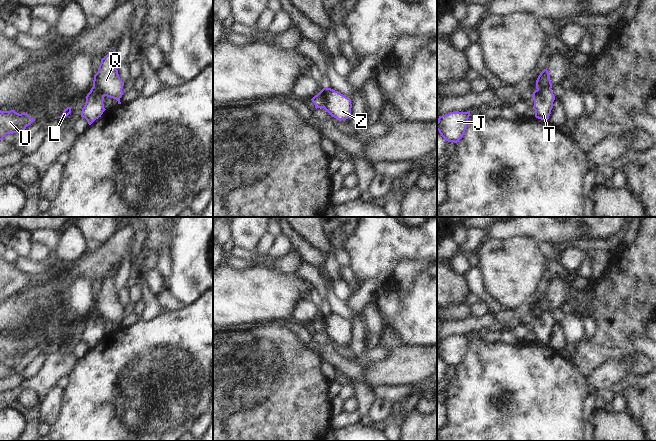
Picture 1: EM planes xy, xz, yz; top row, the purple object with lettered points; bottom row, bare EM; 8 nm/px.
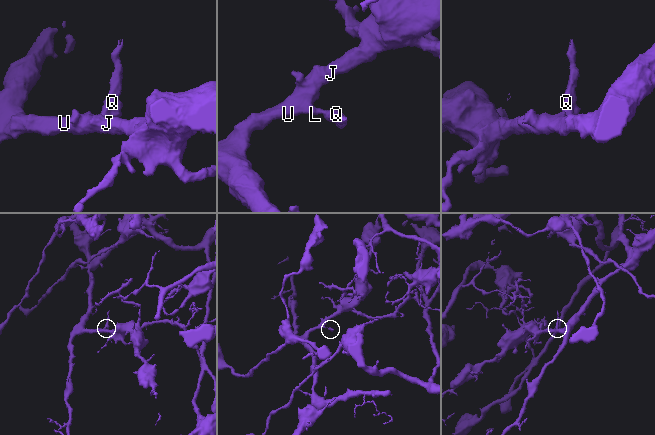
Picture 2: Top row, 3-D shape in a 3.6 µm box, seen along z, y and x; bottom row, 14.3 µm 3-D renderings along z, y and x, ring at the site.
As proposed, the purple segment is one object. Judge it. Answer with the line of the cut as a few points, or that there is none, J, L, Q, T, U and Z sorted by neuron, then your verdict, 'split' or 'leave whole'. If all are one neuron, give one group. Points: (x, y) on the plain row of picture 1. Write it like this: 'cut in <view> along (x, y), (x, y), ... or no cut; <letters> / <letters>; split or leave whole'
cut in xz along (324, 312), (323, 331); J L T U / Q Z; split

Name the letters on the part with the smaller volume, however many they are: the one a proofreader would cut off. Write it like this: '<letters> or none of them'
Q, Z

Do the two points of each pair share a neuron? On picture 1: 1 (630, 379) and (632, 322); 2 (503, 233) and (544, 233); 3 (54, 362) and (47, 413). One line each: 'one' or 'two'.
1: two
2: one
3: two

